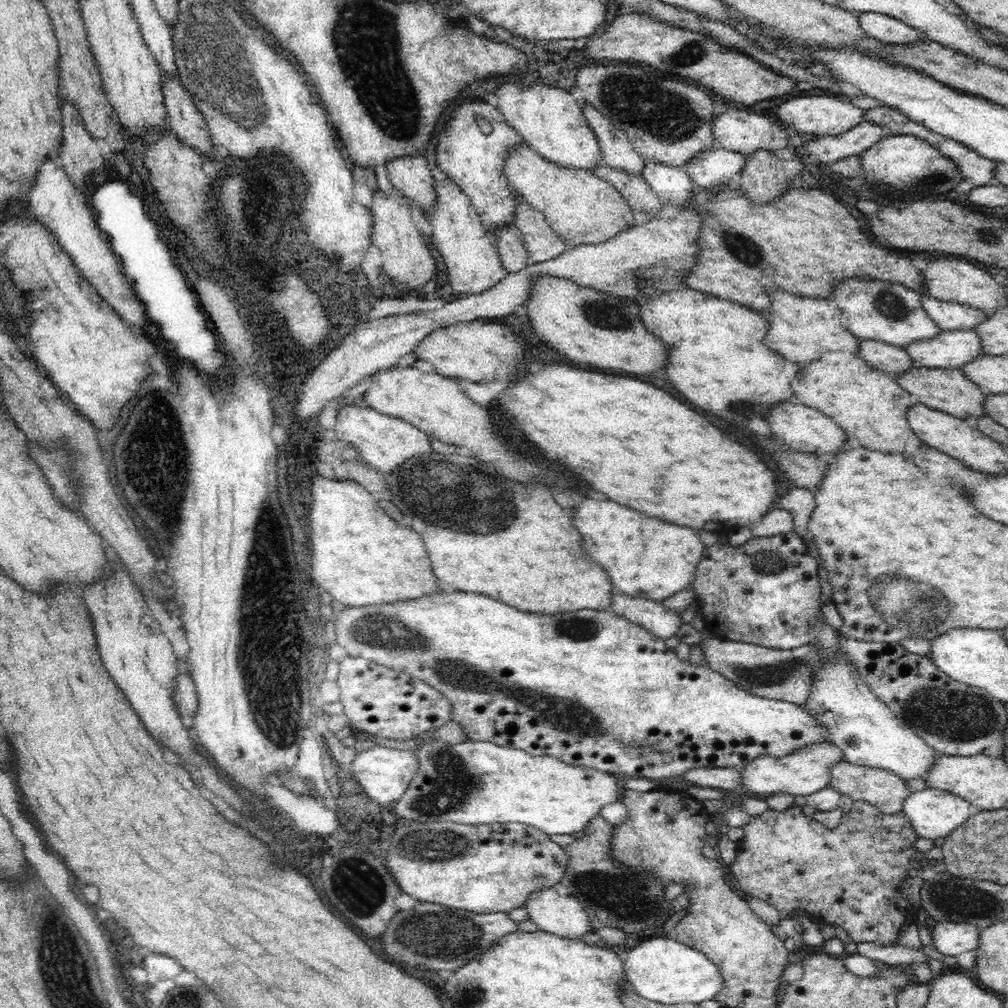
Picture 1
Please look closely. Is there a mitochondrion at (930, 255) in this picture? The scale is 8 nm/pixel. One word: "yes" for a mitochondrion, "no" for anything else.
no

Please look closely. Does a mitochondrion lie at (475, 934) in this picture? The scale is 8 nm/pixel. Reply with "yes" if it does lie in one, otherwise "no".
yes

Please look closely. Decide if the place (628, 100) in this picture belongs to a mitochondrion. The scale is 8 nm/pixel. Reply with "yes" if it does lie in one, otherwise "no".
yes

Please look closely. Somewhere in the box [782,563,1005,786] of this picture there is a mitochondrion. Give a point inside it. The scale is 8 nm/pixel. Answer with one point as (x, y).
(911, 602)

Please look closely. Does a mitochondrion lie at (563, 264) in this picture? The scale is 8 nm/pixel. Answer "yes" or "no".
no

